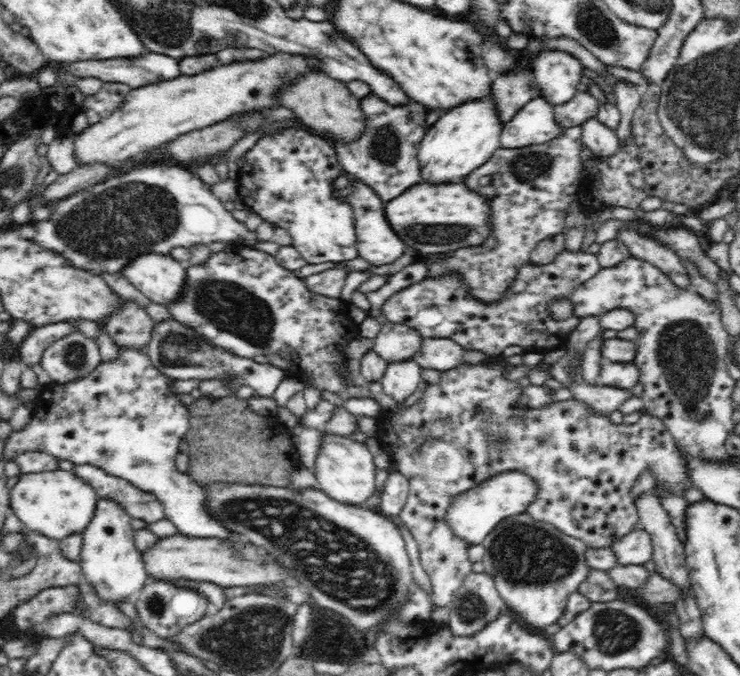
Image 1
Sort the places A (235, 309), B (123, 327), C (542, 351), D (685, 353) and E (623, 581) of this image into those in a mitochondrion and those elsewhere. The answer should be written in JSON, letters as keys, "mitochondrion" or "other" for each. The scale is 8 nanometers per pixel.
{"A":"mitochondrion","B":"other","C":"other","D":"mitochondrion","E":"other"}

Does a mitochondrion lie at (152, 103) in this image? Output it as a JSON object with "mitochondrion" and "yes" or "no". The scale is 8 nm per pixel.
{"mitochondrion":"no"}

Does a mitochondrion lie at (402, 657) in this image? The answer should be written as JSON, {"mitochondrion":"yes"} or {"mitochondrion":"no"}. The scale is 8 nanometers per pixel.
{"mitochondrion":"no"}

